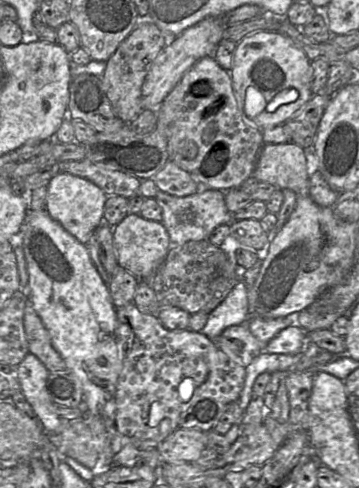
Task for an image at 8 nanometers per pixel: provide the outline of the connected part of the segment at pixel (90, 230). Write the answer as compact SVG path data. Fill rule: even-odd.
M59 172L48 183L46 212L82 244L88 243L104 222L108 196L93 182L66 172Z

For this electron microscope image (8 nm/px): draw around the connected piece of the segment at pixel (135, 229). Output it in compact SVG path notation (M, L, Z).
M129 214L113 228L118 264L138 280L151 279L165 261L172 243L162 222L147 220L140 214Z

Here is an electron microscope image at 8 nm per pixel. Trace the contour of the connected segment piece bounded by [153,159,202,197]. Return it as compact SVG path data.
M170 159L153 180L158 190L177 197L189 196L202 189L188 172Z

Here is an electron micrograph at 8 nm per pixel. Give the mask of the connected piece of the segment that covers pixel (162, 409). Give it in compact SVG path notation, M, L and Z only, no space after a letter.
M134 303L116 308L116 313L123 337L124 361L115 393L115 435L111 441L111 466L136 466L140 451L157 448L179 429L180 415L190 406L196 390L205 382L209 372L209 354L215 352L218 346L215 340L202 332L166 329L157 314L143 313Z

